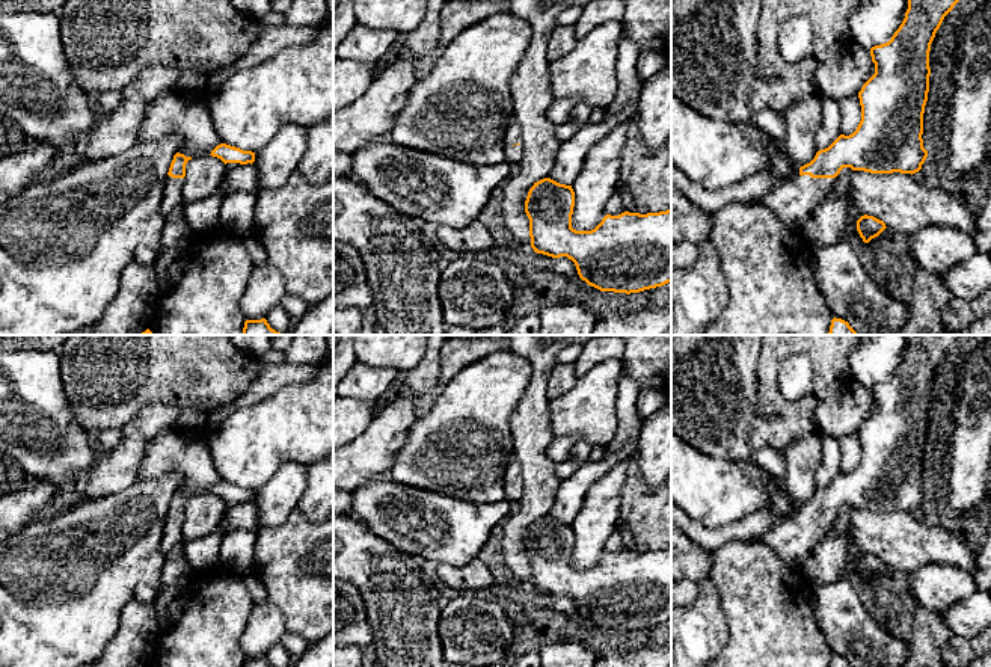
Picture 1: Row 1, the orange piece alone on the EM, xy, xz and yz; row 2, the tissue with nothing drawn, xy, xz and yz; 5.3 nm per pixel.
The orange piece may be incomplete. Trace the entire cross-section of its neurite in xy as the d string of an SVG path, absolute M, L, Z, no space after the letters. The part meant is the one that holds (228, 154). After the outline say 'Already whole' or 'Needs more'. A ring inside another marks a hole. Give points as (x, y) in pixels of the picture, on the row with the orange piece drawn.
M226 143L217 145L210 155L220 158L225 164L226 163L252 164L255 161L255 152L243 151L240 148Z. Already whole

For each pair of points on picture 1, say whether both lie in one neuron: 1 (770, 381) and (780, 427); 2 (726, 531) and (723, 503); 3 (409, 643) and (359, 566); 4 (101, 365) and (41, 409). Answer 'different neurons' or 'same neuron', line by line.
1: same neuron
2: different neurons
3: same neuron
4: different neurons

